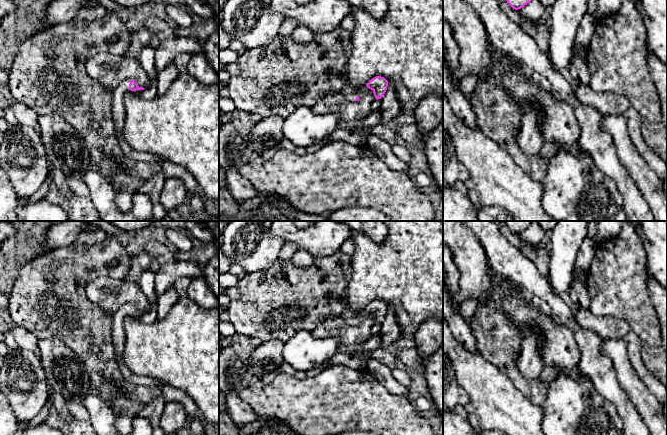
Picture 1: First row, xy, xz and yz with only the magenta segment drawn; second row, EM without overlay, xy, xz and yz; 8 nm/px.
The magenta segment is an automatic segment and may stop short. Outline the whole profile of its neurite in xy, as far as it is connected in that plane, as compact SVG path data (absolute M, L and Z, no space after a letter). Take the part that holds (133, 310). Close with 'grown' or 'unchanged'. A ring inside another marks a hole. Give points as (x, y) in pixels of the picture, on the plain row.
M124 304L112 315L112 343L116 356L123 359L125 346L124 319L129 315L144 314L134 304Z; grown

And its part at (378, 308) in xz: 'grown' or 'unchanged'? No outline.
grown

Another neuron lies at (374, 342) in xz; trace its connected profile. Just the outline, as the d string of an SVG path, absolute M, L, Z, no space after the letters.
M373 333L372 336L363 343L361 354L368 362L372 359L369 354L379 347L381 347L381 336L379 333Z

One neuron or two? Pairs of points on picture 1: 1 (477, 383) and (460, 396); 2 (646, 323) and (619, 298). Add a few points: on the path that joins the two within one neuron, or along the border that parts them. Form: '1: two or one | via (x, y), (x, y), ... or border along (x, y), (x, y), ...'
1: two | border along (453, 371), (456, 383), (468, 398), (463, 407)
2: one | via (639, 316), (626, 303)

